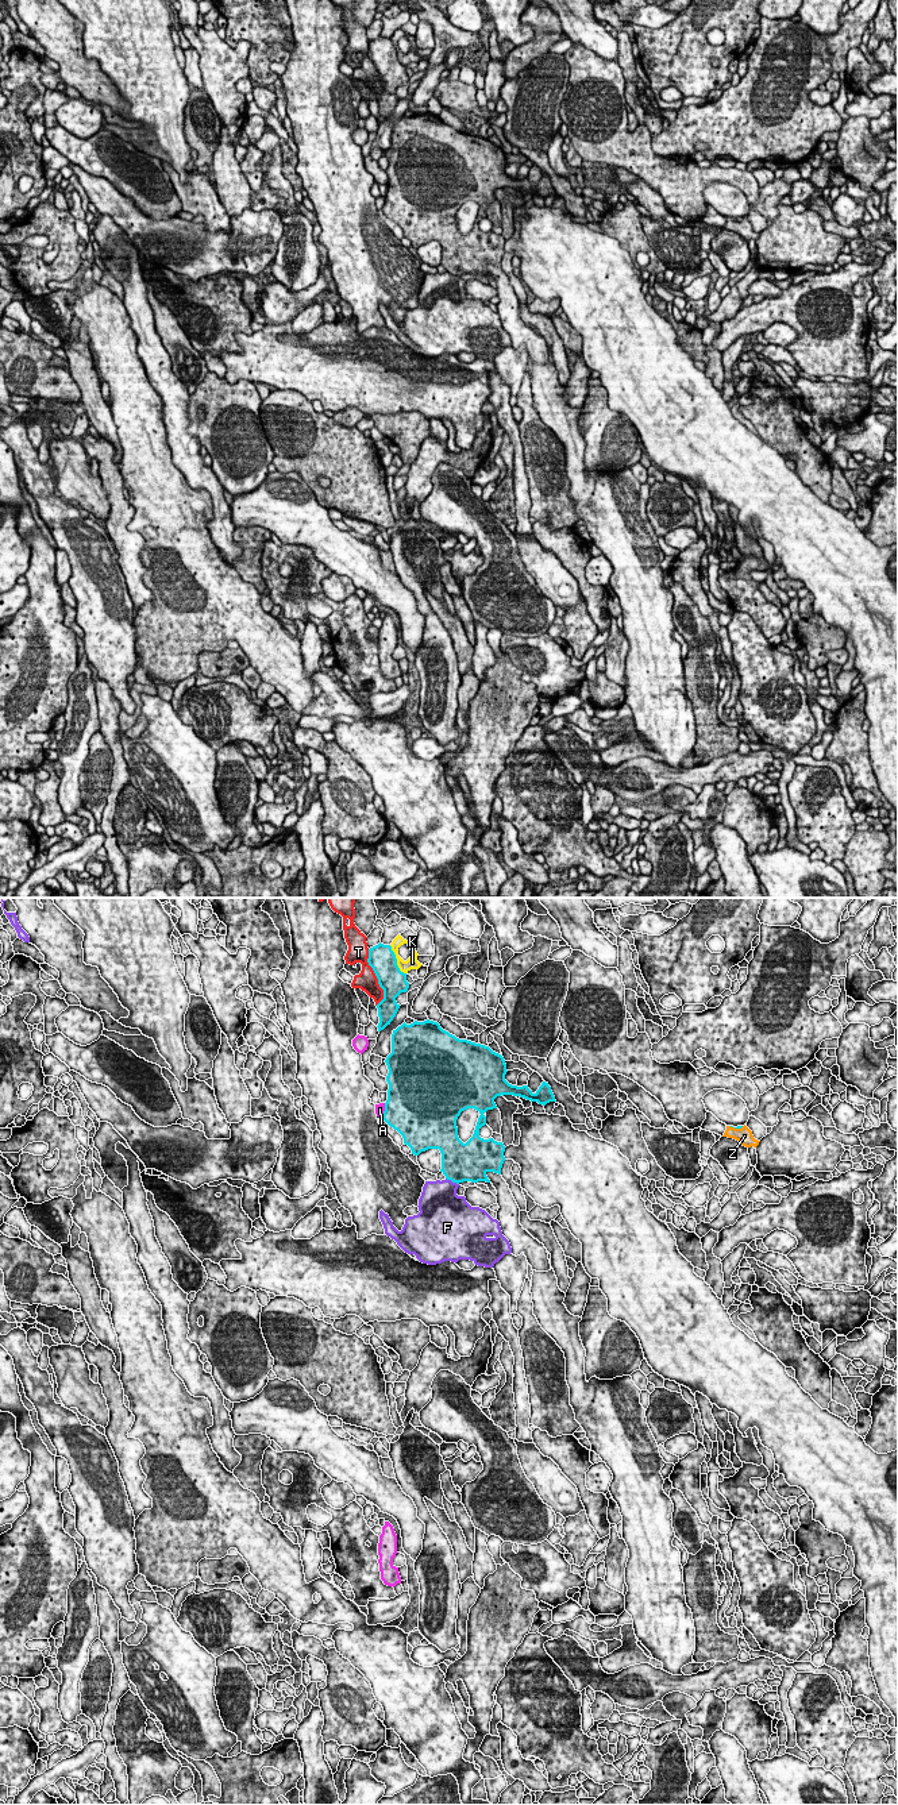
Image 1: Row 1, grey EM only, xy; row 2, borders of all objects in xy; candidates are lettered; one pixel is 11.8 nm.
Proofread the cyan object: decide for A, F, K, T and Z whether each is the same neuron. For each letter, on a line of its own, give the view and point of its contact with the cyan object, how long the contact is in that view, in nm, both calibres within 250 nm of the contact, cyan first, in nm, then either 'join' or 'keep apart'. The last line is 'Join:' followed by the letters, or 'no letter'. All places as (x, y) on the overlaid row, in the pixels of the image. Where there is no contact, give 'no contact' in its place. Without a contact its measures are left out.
A: contact xy (385, 1110); length 180 nm; calibres 500 and 120 nm; keep apart
F: contact xy (453, 1181); length 180 nm; calibres 460 and 420 nm; keep apart
K: contact xy (396, 960); length 400 nm; calibres 320 and 140 nm; keep apart
T: contact xy (377, 978); length 700 nm; calibres 320 and 240 nm; keep apart
Z: contact xy (736, 1127); length 180 nm; calibres 30 and 190 nm; join
Join: Z

